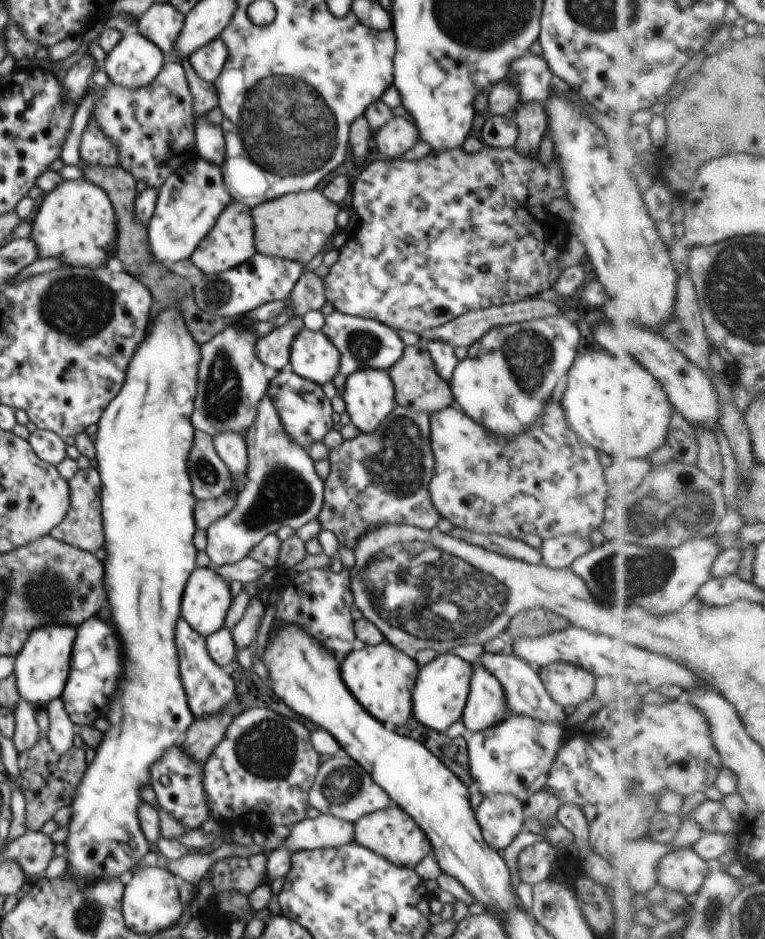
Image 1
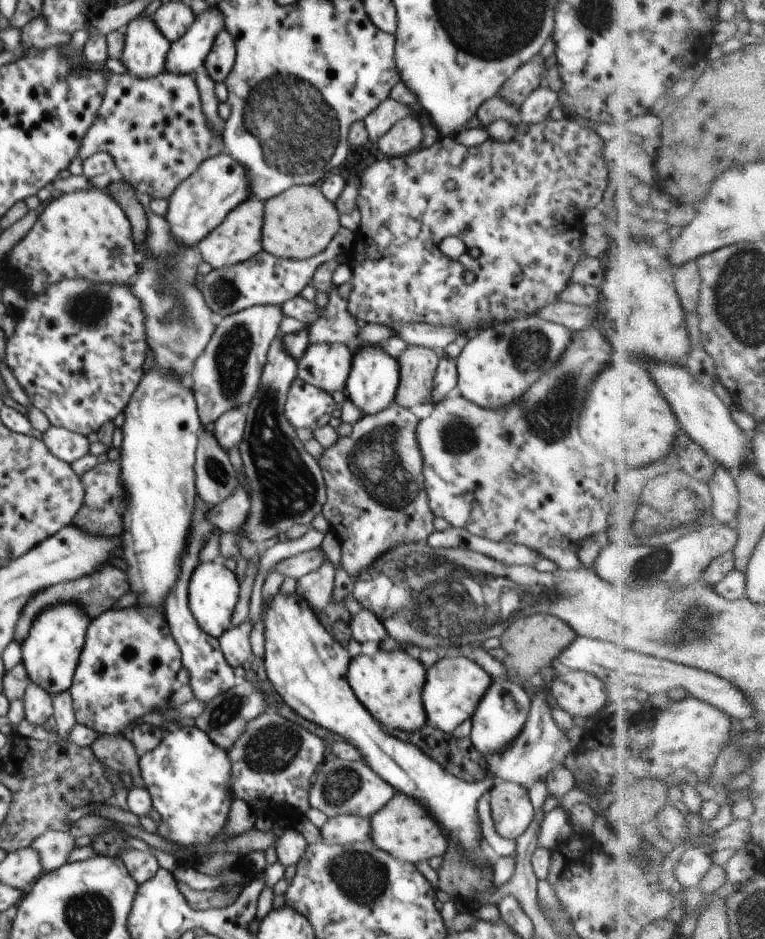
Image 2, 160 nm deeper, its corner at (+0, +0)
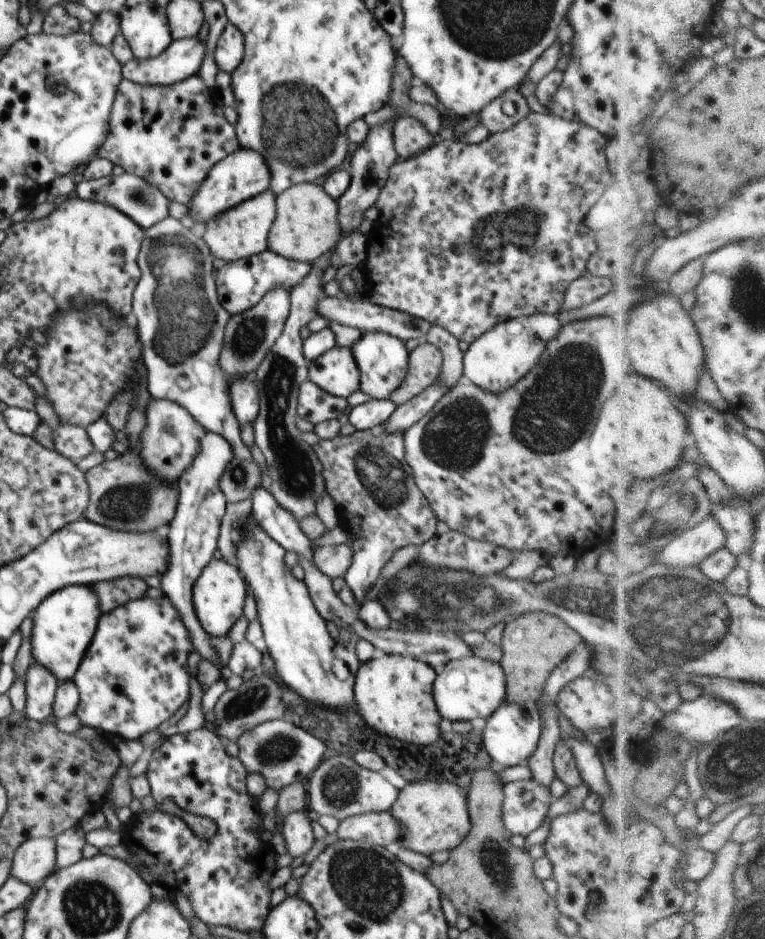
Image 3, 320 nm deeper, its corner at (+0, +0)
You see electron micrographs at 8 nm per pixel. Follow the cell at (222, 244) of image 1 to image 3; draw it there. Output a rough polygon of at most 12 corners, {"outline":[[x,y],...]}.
{"outline":[[272,189],[206,223],[215,258],[247,259],[269,248],[277,218]]}

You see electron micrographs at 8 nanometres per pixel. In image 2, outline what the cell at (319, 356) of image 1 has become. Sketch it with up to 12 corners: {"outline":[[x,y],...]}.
{"outline":[[309,344],[298,377],[343,391],[353,353],[344,344]]}

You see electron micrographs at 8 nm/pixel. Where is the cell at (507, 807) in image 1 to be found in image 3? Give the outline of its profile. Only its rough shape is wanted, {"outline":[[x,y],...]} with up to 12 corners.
{"outline":[[533,778],[501,787],[504,824],[527,837],[554,800]]}

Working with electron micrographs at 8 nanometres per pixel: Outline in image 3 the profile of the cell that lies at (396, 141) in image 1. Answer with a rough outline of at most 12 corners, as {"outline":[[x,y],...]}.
{"outline":[[402,116],[393,128],[400,160],[433,144],[433,134],[417,119]]}

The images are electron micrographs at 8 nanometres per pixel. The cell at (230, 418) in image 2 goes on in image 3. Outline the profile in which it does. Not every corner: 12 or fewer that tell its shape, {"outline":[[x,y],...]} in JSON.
{"outline":[[254,375],[236,377],[229,386],[240,426],[259,411]]}

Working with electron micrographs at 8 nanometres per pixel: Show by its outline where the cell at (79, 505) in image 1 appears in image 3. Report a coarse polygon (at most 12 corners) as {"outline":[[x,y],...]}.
{"outline":[[128,450],[85,473],[83,516],[152,532],[174,518],[179,489]]}

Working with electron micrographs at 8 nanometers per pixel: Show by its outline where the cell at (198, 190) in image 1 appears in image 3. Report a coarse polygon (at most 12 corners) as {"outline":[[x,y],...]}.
{"outline":[[240,147],[209,170],[190,217],[216,215],[268,190],[261,152]]}

